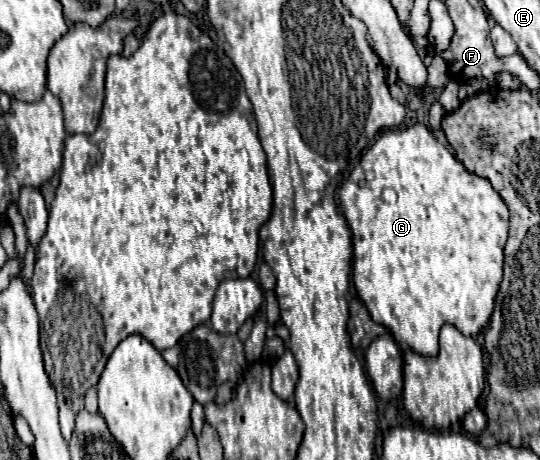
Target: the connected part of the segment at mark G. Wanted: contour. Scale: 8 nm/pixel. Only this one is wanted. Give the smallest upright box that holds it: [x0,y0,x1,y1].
[338,124,508,356]

